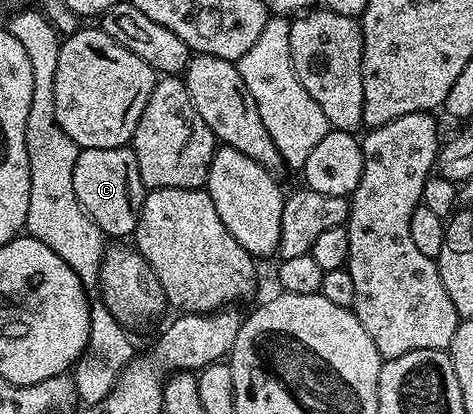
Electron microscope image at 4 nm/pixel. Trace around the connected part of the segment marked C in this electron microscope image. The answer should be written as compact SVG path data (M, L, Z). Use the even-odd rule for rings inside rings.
M94 147L81 149L74 163L74 195L109 238L128 239L138 227L145 195L136 153L130 147Z

